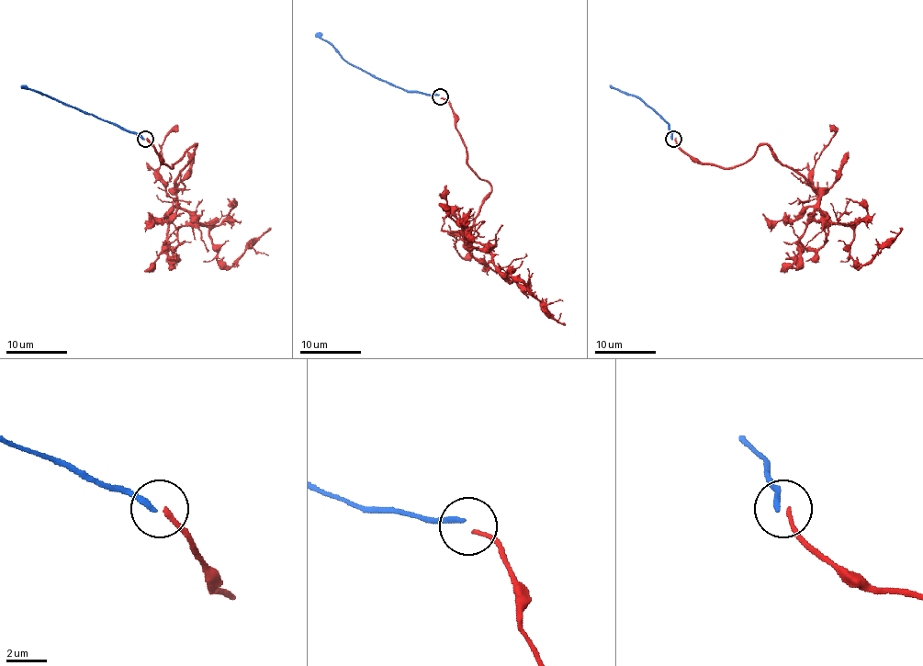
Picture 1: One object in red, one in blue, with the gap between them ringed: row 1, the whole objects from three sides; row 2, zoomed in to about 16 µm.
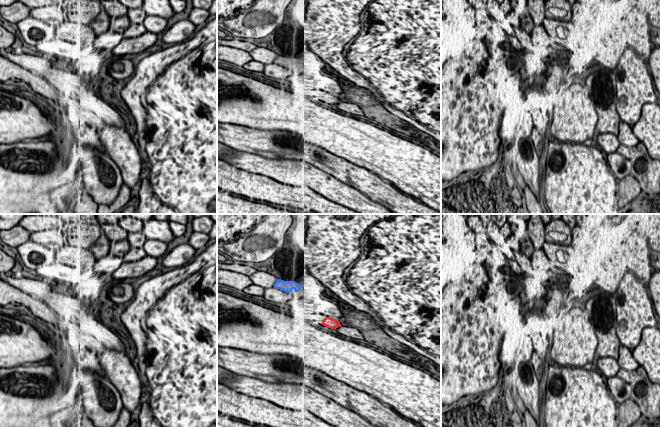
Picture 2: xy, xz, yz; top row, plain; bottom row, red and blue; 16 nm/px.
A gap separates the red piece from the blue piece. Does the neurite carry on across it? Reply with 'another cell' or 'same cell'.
another cell

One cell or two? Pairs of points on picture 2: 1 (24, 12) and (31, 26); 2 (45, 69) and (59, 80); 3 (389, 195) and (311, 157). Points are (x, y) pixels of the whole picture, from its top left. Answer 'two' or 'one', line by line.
1: two
2: one
3: one

